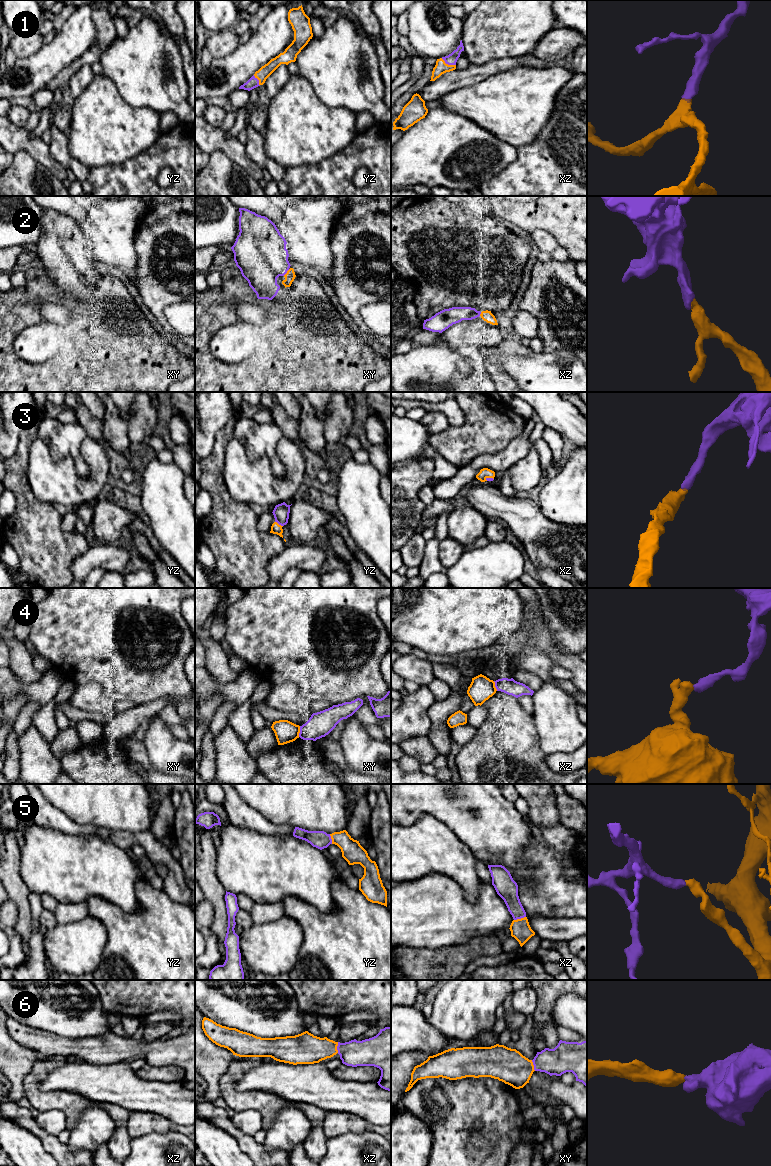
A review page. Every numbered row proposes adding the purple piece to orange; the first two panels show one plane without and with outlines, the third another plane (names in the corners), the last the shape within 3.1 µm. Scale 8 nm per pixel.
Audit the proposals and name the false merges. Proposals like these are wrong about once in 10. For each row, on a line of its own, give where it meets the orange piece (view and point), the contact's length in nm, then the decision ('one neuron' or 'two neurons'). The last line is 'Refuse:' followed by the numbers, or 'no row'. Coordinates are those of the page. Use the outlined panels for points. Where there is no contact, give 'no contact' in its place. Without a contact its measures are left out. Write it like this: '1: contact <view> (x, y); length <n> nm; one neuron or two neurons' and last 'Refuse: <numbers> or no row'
1: contact xz (447, 64); length 130 nm; one neuron
2: contact xy (287, 272); length 80 nm; one neuron
3: contact yz (278, 524); length 80 nm; one neuron
4: contact xy (299, 731); length 90 nm; two neurons
5: contact xz (519, 919); length 100 nm; one neuron
6: contact xz (336, 1047); length 90 nm; one neuron
Refuse: 4

